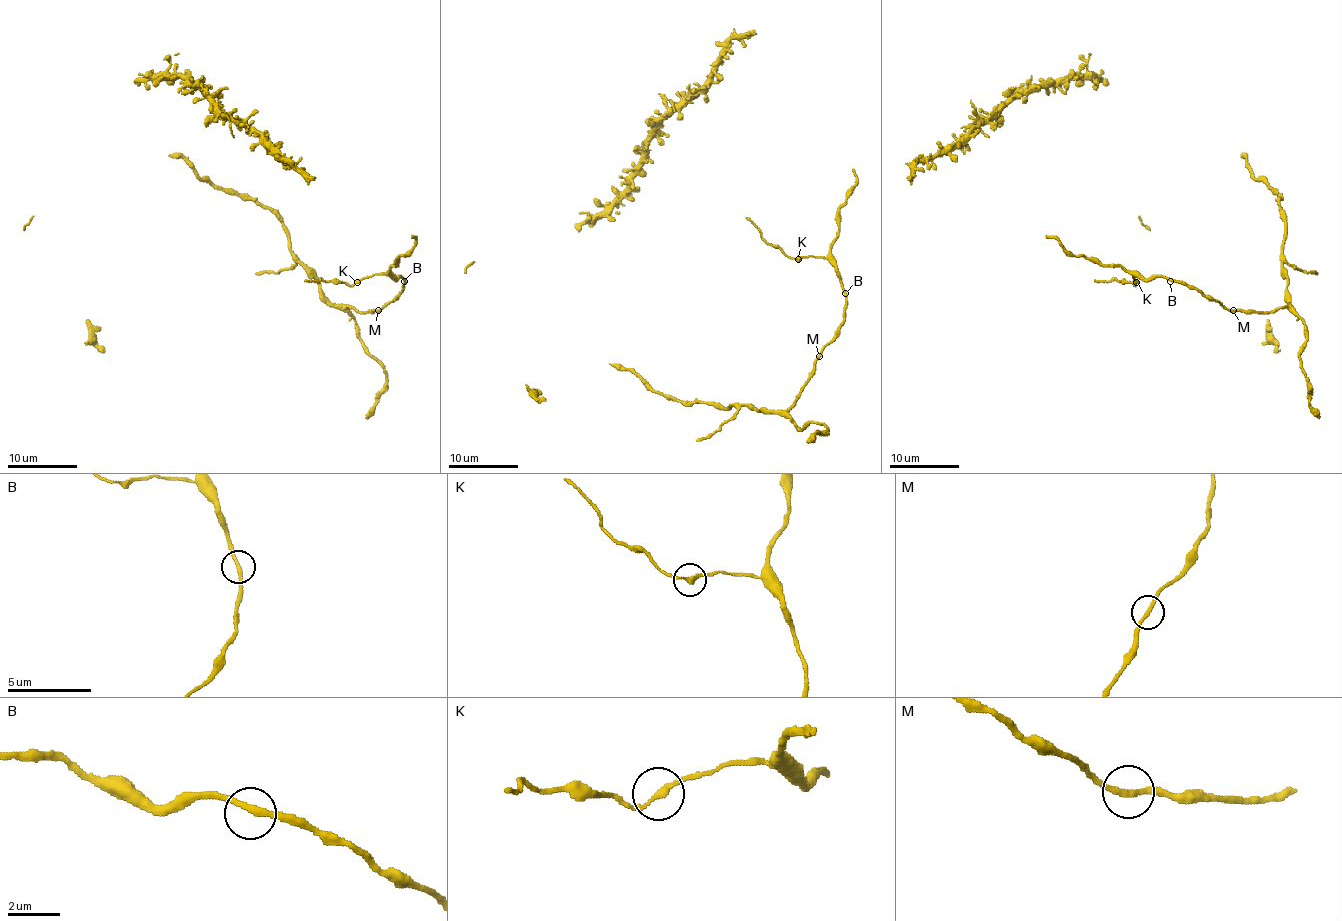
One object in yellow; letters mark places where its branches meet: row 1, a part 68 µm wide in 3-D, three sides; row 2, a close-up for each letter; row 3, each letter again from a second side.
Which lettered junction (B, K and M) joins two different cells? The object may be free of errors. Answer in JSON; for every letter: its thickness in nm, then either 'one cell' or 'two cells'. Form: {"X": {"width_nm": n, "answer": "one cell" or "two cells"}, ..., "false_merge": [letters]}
{"B": {"width_nm": 240, "answer": "one cell"}, "K": {"width_nm": 220, "answer": "one cell"}, "M": {"width_nm": 220, "answer": "one cell"}, "false_merge": []}

